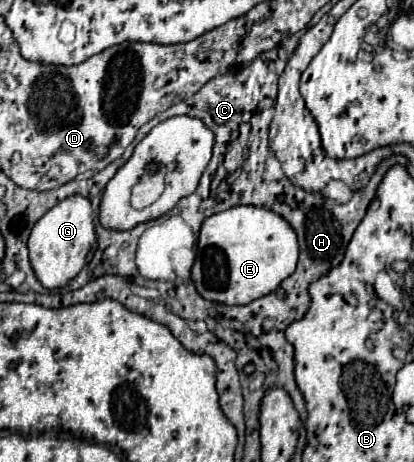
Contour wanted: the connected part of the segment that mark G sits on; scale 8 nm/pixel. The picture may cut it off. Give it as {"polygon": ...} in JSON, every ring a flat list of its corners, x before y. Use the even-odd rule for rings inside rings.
{"polygon":[[77,194,61,200,35,222,27,246,31,266,39,282,45,288,63,288,87,264,89,252,97,246,91,202]]}

